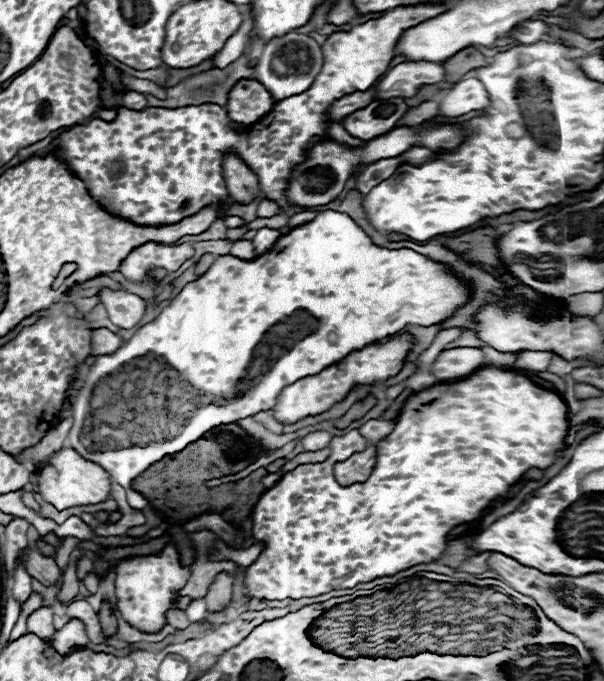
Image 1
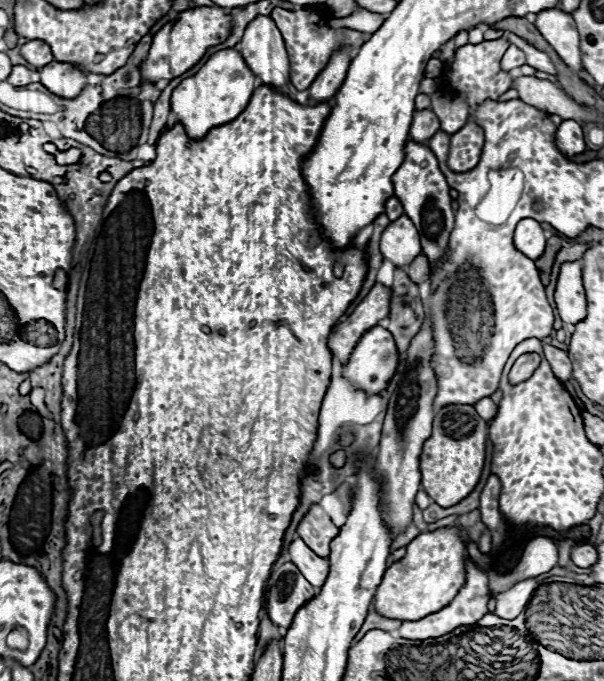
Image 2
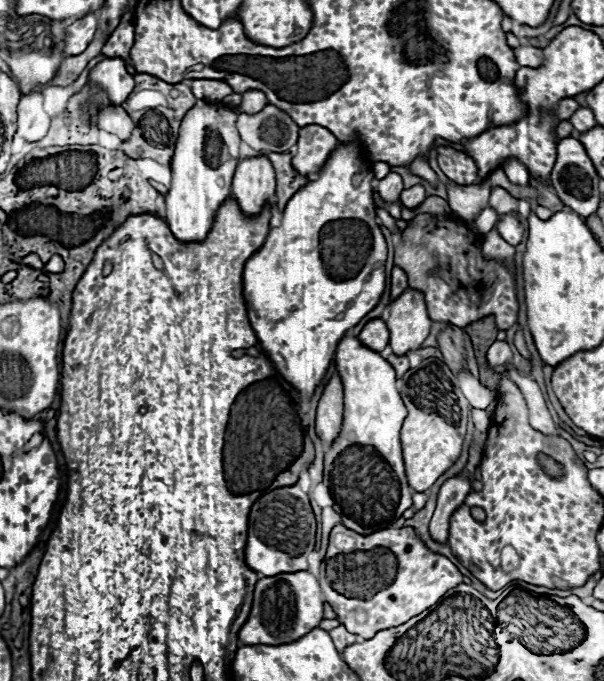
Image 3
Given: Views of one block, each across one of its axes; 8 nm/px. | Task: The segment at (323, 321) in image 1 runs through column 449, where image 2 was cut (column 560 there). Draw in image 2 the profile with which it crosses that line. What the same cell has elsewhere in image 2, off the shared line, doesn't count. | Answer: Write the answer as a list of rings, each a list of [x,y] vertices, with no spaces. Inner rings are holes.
[[[564,262],[554,292],[554,302],[564,324],[576,324],[586,316],[586,296],[582,288],[580,262]]]

